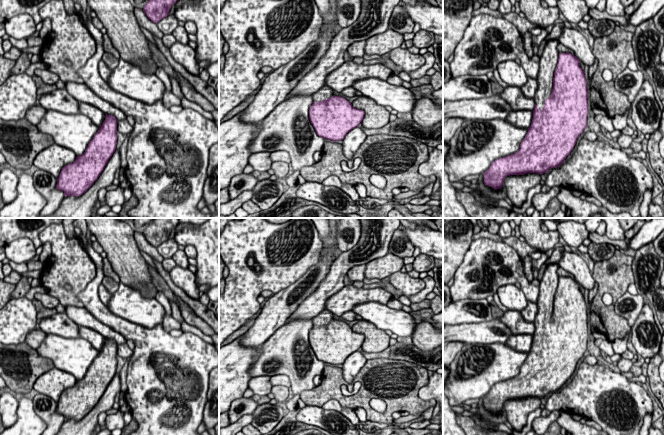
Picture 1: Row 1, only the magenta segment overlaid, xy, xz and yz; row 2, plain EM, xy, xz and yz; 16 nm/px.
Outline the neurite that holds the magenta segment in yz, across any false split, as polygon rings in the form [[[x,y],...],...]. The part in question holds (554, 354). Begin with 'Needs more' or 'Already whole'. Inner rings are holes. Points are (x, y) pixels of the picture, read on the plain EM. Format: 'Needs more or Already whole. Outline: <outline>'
Needs more. Outline: [[[559,264],[548,265],[540,281],[532,347],[520,373],[493,385],[490,392],[483,397],[484,408],[495,414],[502,412],[507,400],[527,397],[541,399],[548,397],[551,392],[559,391],[587,350],[588,314],[585,296],[576,280],[569,276],[558,276],[559,267]]]

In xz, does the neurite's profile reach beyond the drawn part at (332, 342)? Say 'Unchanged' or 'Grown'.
Grown

